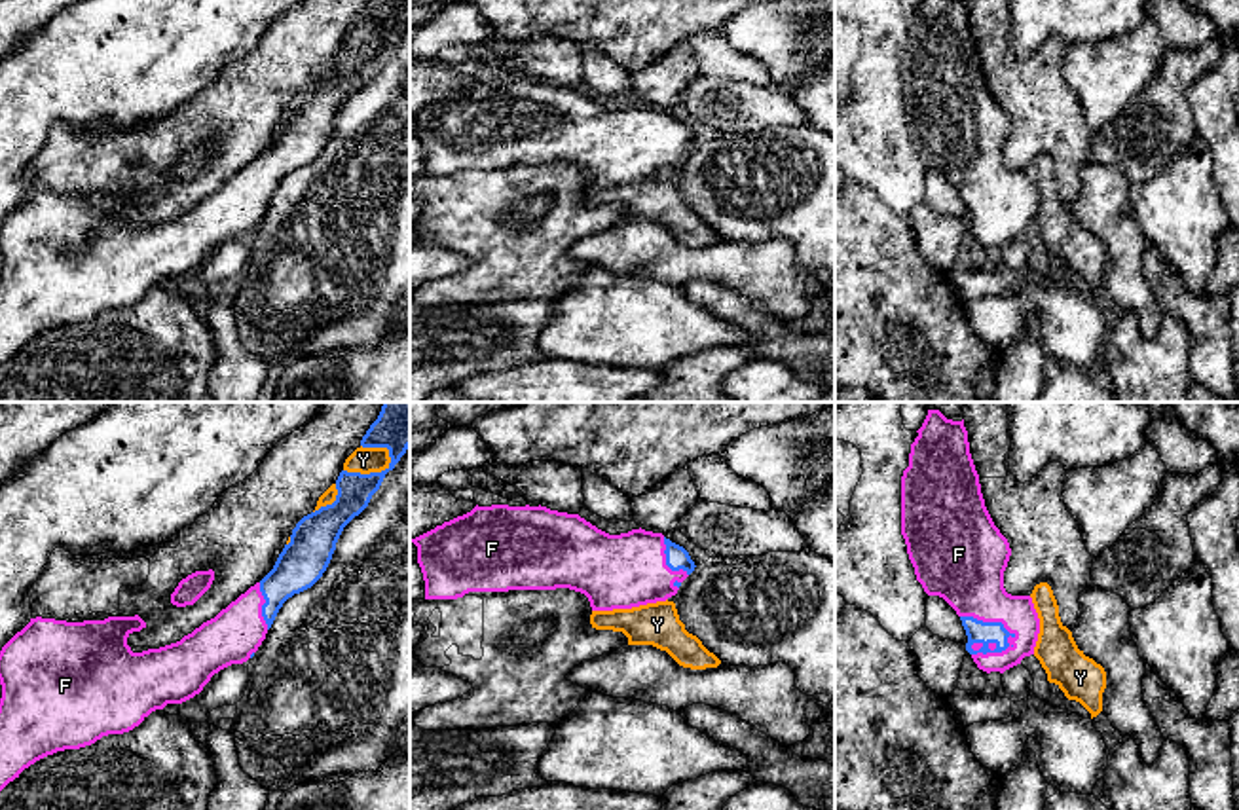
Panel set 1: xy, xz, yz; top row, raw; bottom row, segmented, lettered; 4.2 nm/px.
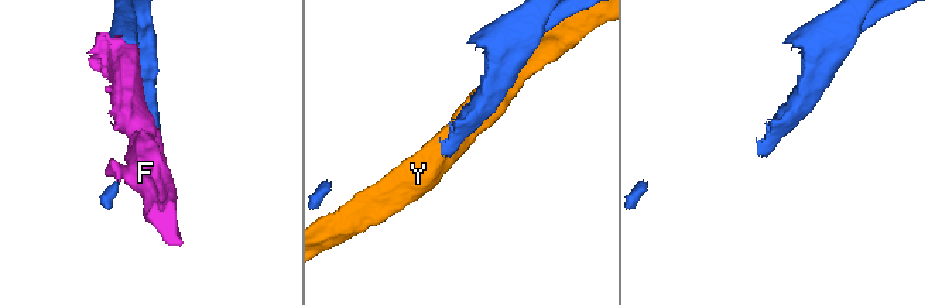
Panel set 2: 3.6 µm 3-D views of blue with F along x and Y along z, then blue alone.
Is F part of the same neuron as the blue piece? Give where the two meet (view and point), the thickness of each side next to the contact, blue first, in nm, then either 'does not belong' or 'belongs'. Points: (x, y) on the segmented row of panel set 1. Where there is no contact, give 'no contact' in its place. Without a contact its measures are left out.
meets blue in yz at (993, 623); 100 nm thick on the blue side, 300 nm on the other; belongs

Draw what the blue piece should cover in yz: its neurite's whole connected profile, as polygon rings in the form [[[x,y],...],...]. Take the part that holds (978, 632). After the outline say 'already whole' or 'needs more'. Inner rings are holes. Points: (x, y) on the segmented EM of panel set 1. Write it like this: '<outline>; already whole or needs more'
[[[928,410],[916,433],[901,476],[901,535],[909,560],[924,592],[943,598],[960,617],[966,651],[977,668],[1004,673],[1034,654],[1038,613],[1030,596],[1011,596],[1004,588],[1011,548],[985,506],[964,419],[952,421],[939,410]]]; needs more

